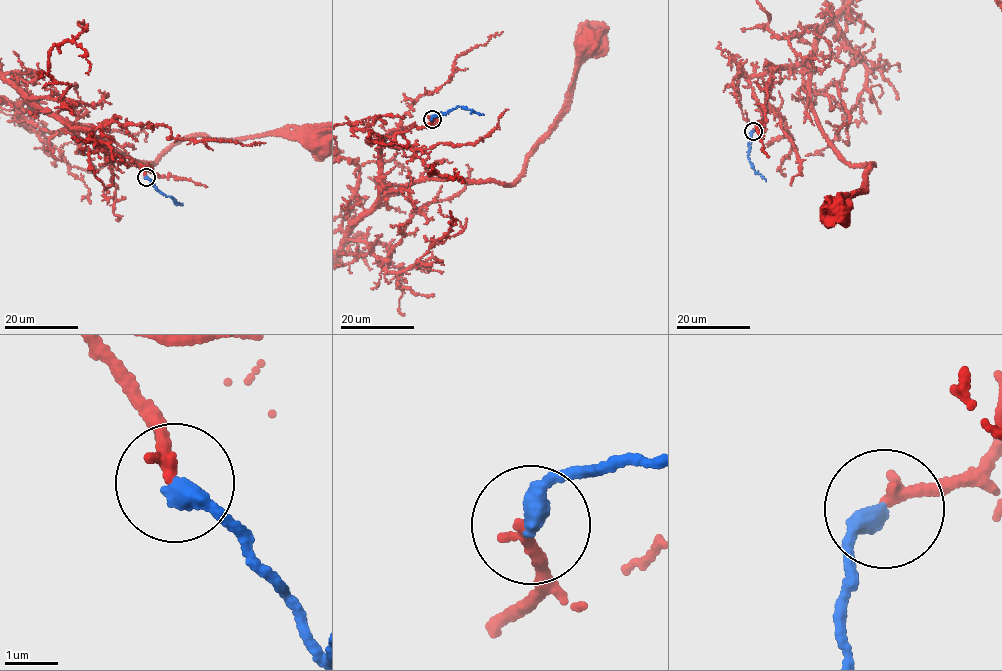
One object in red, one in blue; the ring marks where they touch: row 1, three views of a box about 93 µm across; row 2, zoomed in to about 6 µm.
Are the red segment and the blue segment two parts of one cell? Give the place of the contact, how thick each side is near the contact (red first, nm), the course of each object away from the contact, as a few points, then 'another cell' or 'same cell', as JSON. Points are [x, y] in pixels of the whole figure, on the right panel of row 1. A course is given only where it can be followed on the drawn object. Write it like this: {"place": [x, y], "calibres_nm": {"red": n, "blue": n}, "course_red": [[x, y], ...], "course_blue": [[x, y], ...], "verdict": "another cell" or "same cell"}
{"place": [753, 131], "calibres_nm": {"red": 240, "blue": 380}, "course_red": [[753, 131], [762, 116], [751, 79], [810, 72], [832, 146], [874, 166], [832, 207]], "course_blue": [[753, 131], [748, 158], [754, 170], [766, 181]], "verdict": "same cell"}

